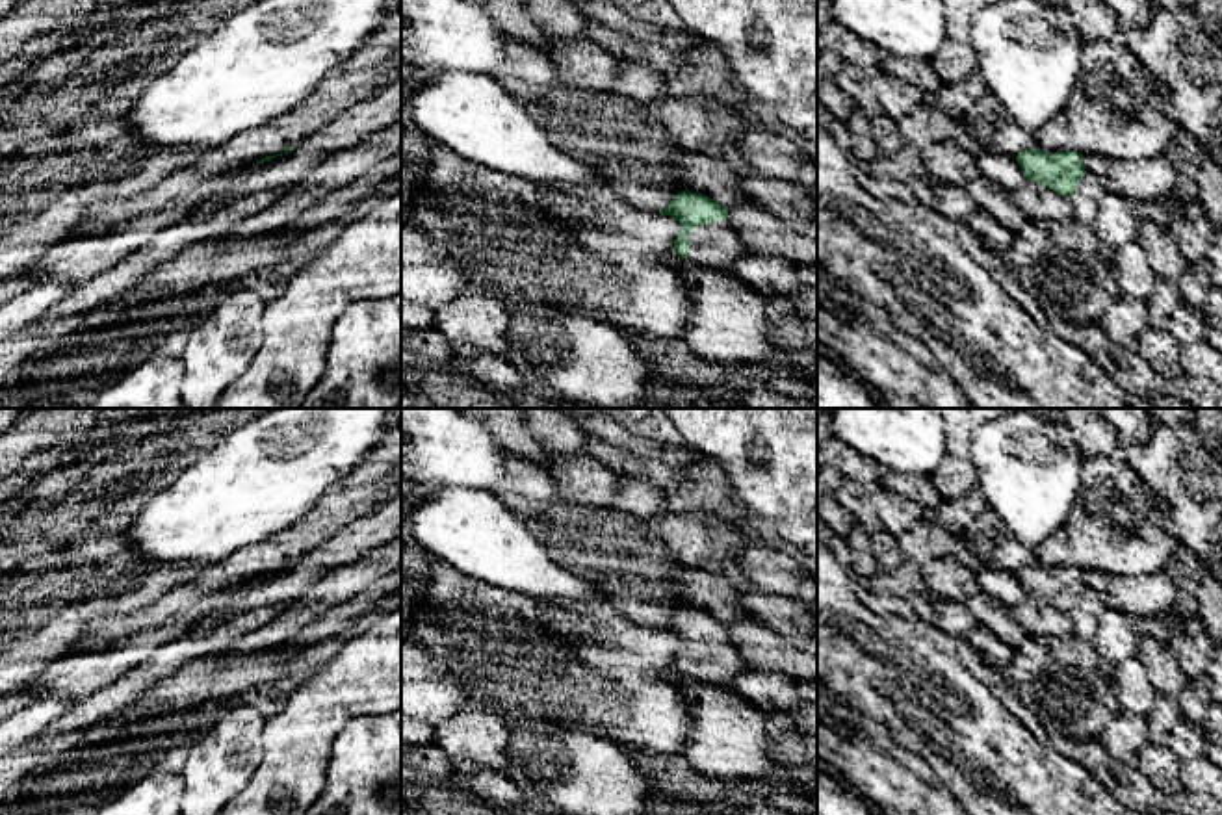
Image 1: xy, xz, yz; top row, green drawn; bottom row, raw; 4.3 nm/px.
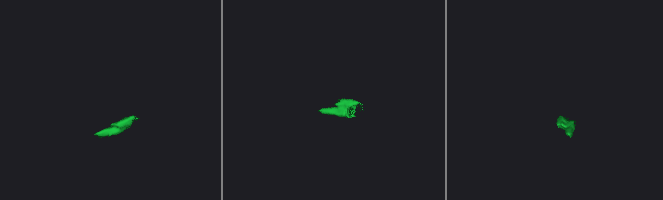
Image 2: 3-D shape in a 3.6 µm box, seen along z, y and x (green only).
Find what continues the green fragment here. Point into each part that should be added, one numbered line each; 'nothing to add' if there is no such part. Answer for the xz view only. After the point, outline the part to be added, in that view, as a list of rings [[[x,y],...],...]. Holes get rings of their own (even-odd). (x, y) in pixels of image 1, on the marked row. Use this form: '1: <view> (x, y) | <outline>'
1: xz (717, 244) | [[[728,219],[698,225],[687,234],[687,239],[691,241],[687,251],[689,260],[722,269],[754,252],[739,239]]]

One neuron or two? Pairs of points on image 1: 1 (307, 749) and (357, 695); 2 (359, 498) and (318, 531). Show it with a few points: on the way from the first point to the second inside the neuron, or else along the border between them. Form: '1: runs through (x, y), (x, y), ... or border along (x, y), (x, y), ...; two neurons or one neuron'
1: runs through (314, 736), (344, 706); one neuron
2: runs through (350, 505), (342, 507), (327, 522); one neuron

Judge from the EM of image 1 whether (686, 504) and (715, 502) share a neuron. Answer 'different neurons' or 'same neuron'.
same neuron

